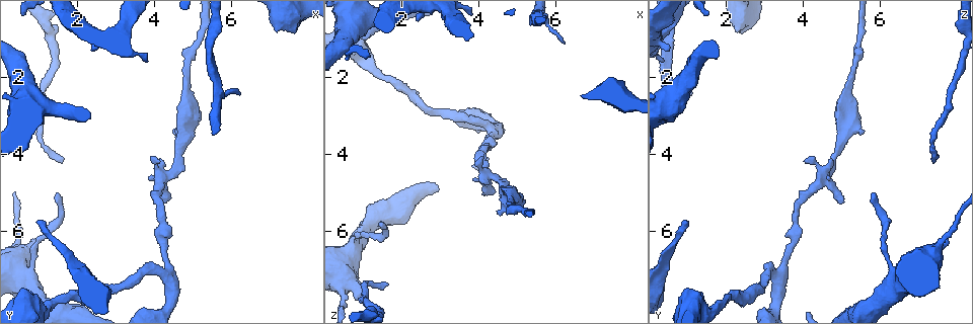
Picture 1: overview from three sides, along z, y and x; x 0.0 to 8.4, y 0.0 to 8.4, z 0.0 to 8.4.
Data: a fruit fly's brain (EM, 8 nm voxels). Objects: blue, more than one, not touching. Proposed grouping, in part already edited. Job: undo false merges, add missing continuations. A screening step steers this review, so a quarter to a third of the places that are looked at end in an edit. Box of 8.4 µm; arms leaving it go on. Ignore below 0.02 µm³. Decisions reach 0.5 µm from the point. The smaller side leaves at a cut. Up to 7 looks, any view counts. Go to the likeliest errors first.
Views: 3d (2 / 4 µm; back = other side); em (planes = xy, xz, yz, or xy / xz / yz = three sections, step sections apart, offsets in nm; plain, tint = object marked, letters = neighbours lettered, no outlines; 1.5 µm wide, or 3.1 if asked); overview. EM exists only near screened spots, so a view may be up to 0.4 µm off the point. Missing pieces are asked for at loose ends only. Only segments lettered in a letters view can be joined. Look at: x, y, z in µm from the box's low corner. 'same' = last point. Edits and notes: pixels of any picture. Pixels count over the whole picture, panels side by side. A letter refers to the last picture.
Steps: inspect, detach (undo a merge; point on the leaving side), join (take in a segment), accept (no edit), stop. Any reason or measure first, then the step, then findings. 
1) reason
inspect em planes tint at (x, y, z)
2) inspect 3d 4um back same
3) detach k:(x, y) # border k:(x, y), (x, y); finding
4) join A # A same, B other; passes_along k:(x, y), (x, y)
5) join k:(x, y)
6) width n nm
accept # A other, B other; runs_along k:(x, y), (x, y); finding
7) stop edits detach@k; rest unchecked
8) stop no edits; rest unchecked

thin end
inspect em xz step 4 letters at (6.20, 2.45, 1.15)

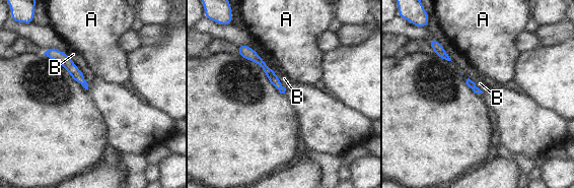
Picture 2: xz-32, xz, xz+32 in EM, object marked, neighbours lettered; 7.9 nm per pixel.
accept # A other, B other; runs_along 2:(247, 49), (271, 74), (282, 90); none of them fits

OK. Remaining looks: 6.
tapers out
inspect em planes letters at (1.55, 4.25, 7.35)

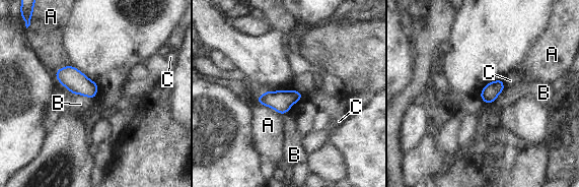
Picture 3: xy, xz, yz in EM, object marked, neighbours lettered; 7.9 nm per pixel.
accept # A other, B other, C other; border 3:(73, 94), (79, 94), (93, 100); none of them fits

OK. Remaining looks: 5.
inspect em planes letters at (1.50, 5.00, 5.80)

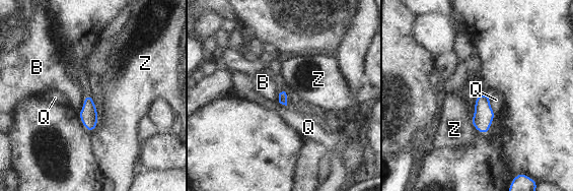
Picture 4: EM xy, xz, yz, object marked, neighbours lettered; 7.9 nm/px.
accept # B other, Q other, Z other; border 4:(84, 96), (84, 102), (78, 114); none of them fits

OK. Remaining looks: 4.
stop no edits; rest unchecked

